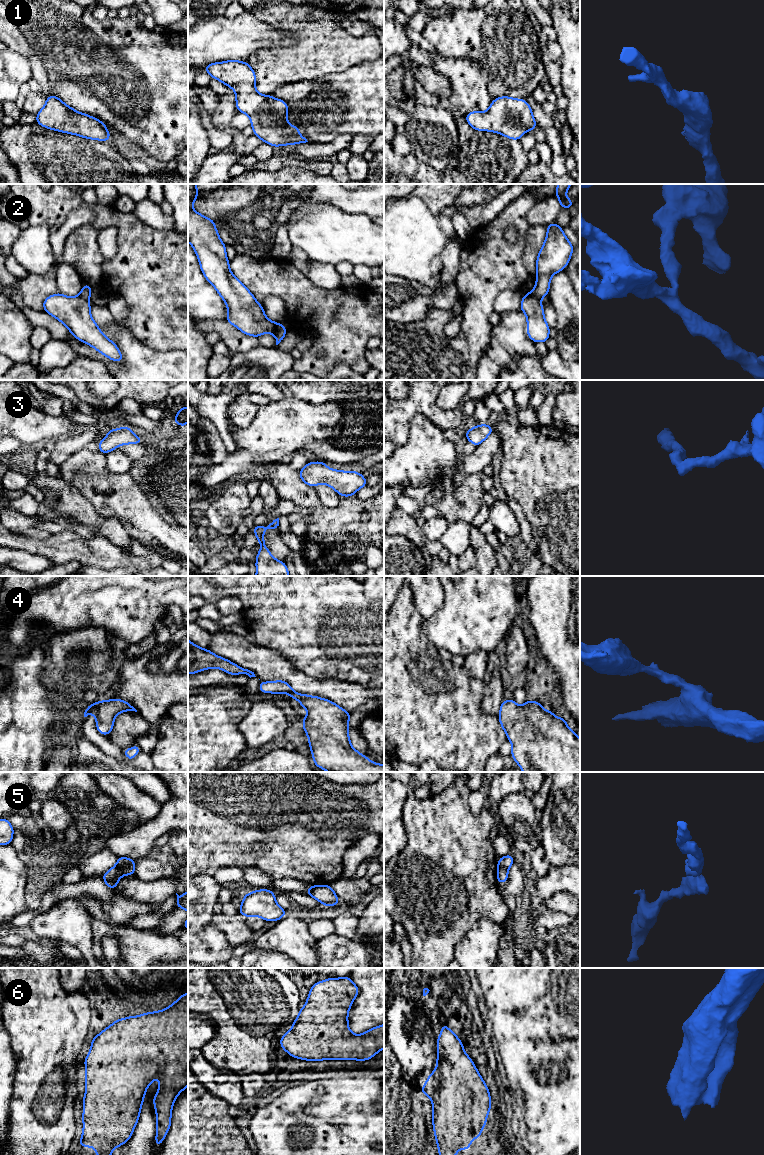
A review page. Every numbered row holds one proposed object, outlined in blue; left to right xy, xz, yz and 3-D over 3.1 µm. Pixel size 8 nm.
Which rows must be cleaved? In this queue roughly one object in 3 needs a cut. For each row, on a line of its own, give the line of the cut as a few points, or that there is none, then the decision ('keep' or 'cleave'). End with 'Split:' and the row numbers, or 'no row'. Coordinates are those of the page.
1: no cut; keep
2: cut in xz along (284, 325), (275, 336); cleave
3: no cut; keep
4: no cut; keep
5: cut in yz along (498, 866), (507, 870); cleave
6: no cut; keep
Split: 2, 5

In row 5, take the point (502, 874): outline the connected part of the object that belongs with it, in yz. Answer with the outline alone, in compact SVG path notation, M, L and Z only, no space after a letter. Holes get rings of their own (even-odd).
M498 867L497 869L497 882L503 884L508 880L508 870Z

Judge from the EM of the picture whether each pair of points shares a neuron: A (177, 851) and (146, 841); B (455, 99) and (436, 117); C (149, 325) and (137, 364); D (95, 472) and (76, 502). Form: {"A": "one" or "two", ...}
{"A": "two", "B": "two", "C": "two", "D": "two"}

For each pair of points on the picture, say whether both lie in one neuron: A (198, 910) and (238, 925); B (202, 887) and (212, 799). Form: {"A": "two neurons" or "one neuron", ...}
{"A": "two neurons", "B": "two neurons"}

